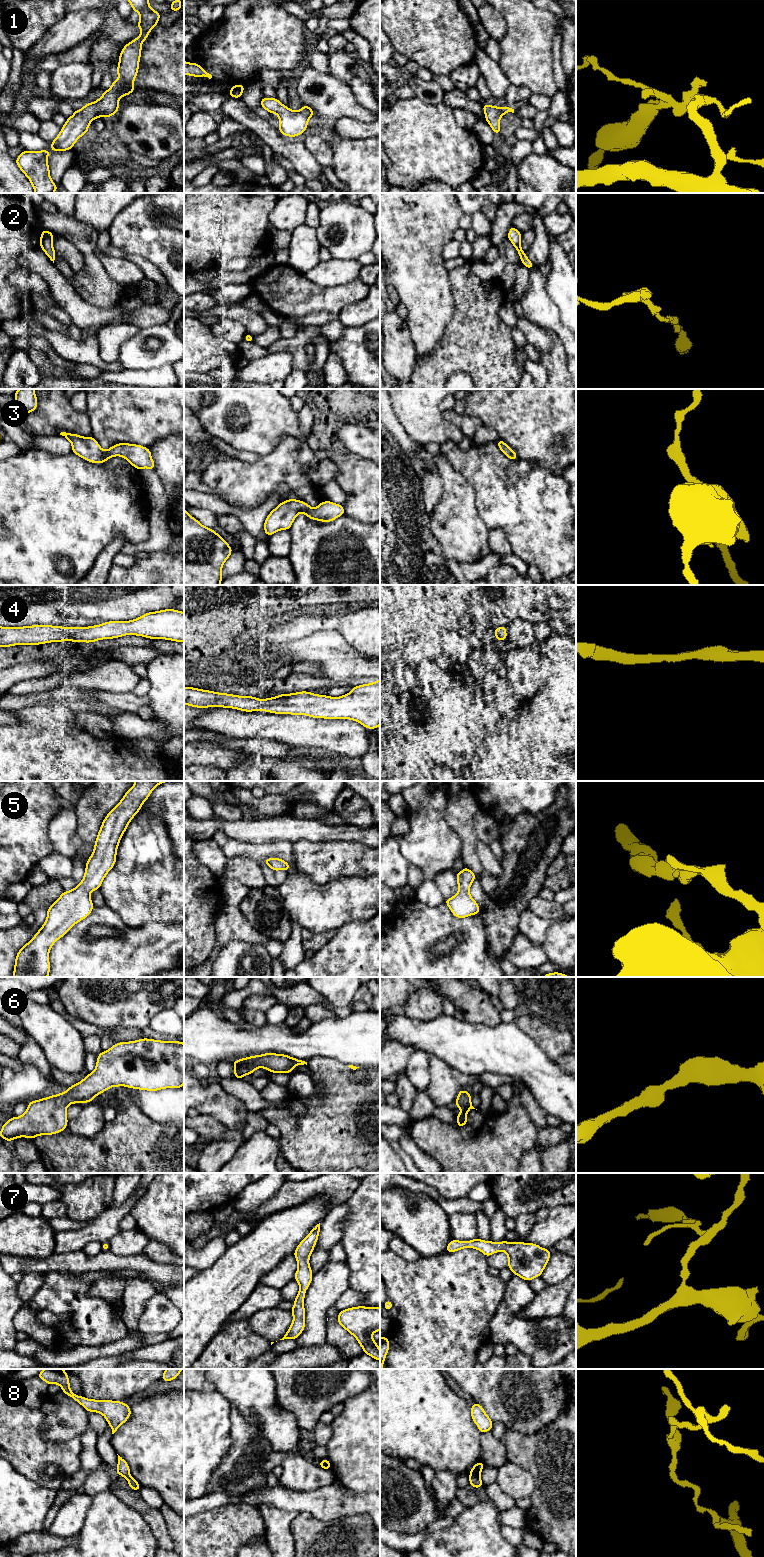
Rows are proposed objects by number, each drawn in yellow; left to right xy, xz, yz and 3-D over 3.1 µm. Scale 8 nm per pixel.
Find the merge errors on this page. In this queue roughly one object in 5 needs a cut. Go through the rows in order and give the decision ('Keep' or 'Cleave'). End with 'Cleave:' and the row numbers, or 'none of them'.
1: Keep
2: Keep
3: Keep
4: Keep
5: Keep
6: Keep
7: Keep
8: Cleave
Cleave: 8

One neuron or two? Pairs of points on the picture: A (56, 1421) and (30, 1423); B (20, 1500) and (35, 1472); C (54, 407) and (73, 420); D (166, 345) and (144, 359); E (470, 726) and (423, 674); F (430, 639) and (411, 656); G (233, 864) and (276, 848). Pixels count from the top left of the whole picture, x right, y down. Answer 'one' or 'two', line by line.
A: two
B: two
C: one
D: one
E: one
F: one
G: two

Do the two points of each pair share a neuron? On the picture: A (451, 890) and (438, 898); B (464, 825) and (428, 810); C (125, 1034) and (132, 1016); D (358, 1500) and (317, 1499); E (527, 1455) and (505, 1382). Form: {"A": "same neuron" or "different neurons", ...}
{"A": "different neurons", "B": "different neurons", "C": "different neurons", "D": "same neuron", "E": "different neurons"}

